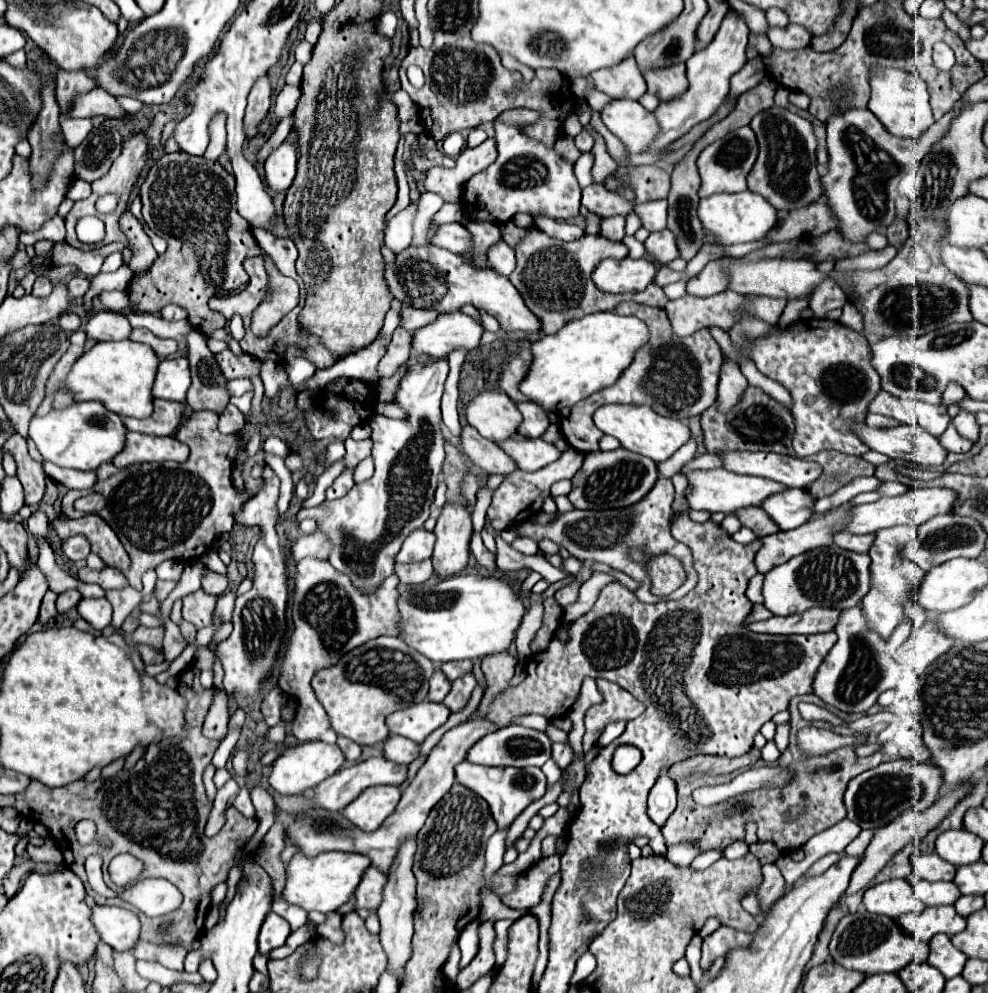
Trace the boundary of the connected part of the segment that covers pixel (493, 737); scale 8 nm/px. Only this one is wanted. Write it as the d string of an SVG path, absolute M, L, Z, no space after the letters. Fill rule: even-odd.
M506 726L480 738L470 748L466 760L472 764L484 764L484 766L516 766L516 768L542 766L550 758L550 748L552 748L552 742L544 732L538 732L526 726Z

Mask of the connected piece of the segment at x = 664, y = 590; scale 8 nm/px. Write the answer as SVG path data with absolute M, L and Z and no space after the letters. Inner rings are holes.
M662 554L660 558L656 556L648 568L652 572L652 592L658 596L674 592L686 578L680 562L668 554Z

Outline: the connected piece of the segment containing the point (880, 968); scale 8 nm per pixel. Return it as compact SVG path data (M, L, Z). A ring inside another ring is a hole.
M866 910L846 914L838 922L830 940L830 956L834 962L868 976L880 972L898 972L912 962L924 962L928 958L928 950L928 944L918 942L918 938L910 938L910 934L906 934L906 930L902 930L896 920L880 914L870 914Z

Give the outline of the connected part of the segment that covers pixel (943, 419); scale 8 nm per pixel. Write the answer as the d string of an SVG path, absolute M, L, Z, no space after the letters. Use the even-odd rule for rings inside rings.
M916 402L914 412L916 412L920 426L934 436L940 436L950 422L946 406L932 406L932 404L926 404L926 402Z

